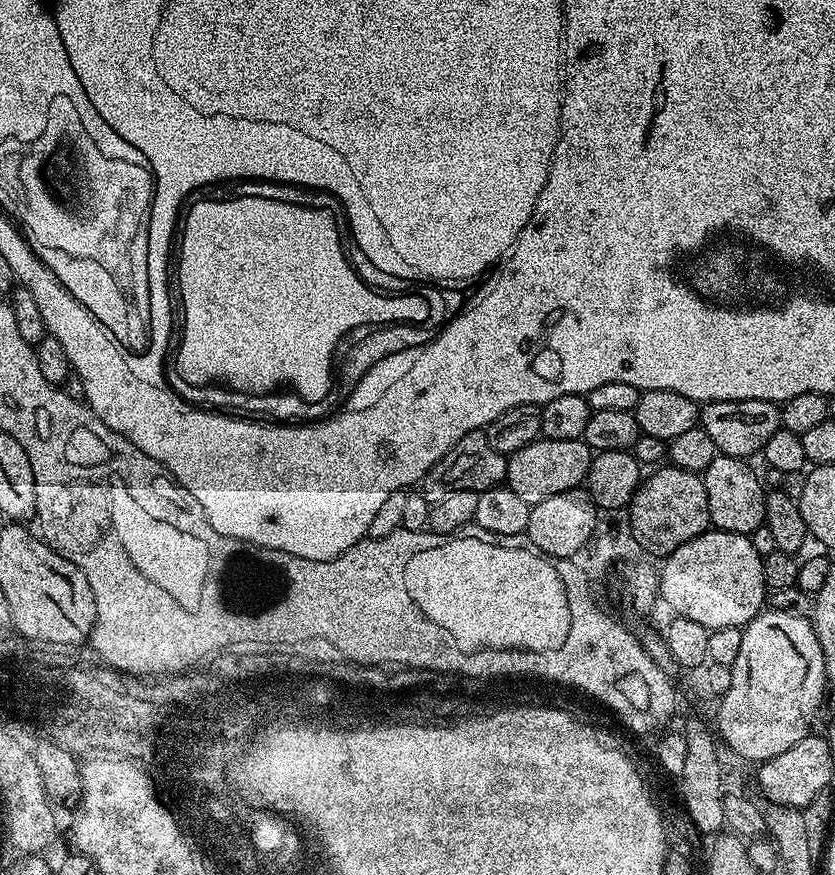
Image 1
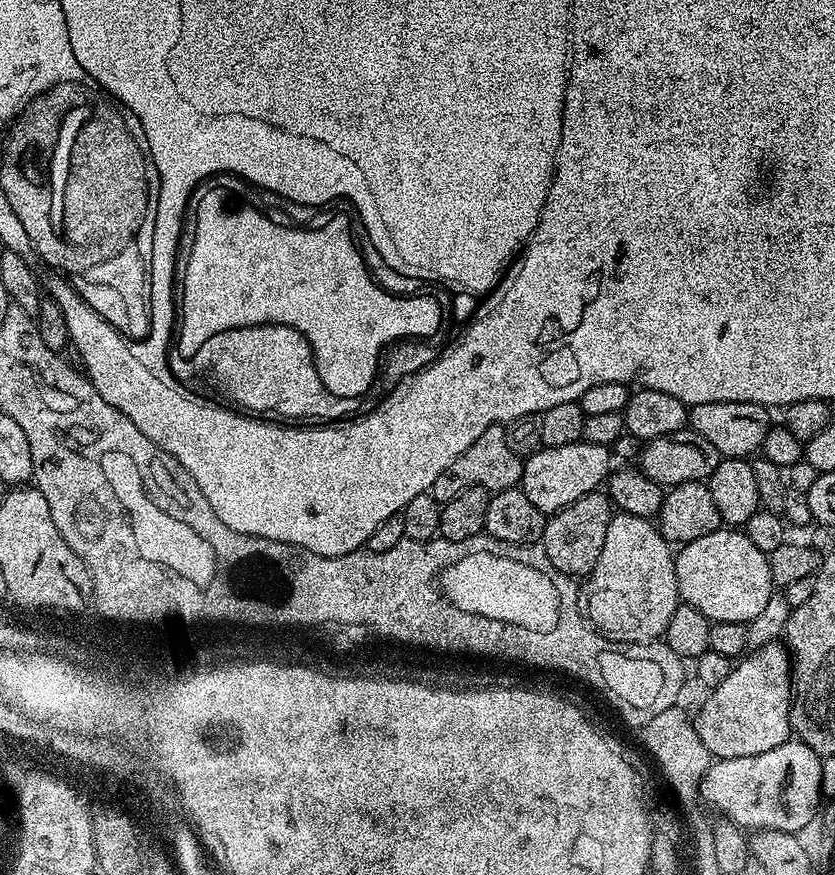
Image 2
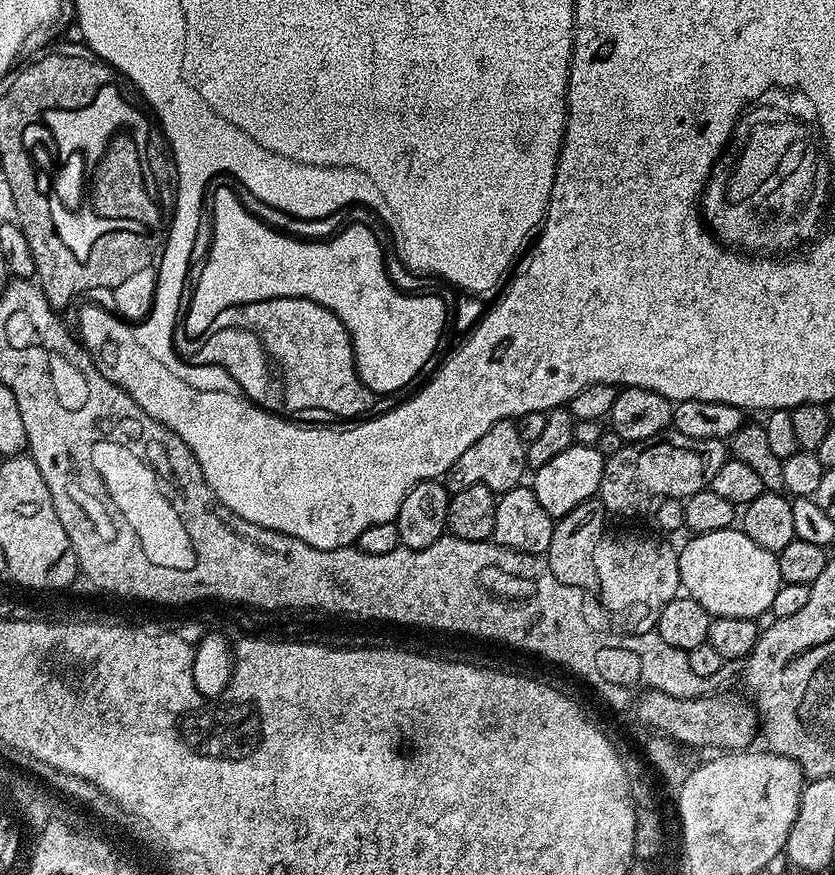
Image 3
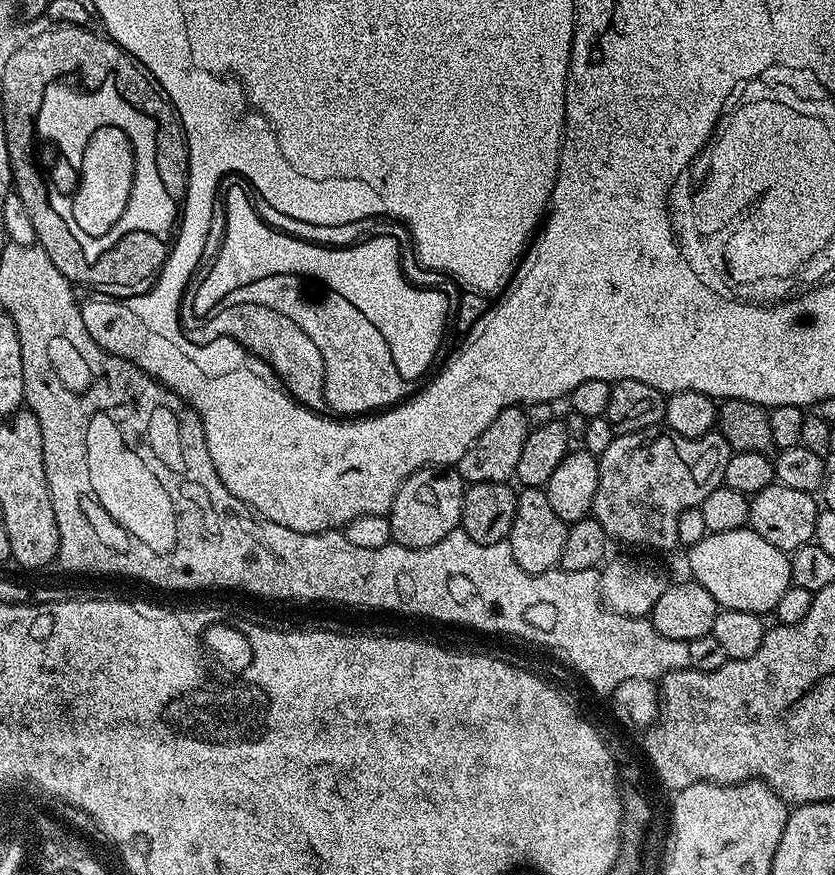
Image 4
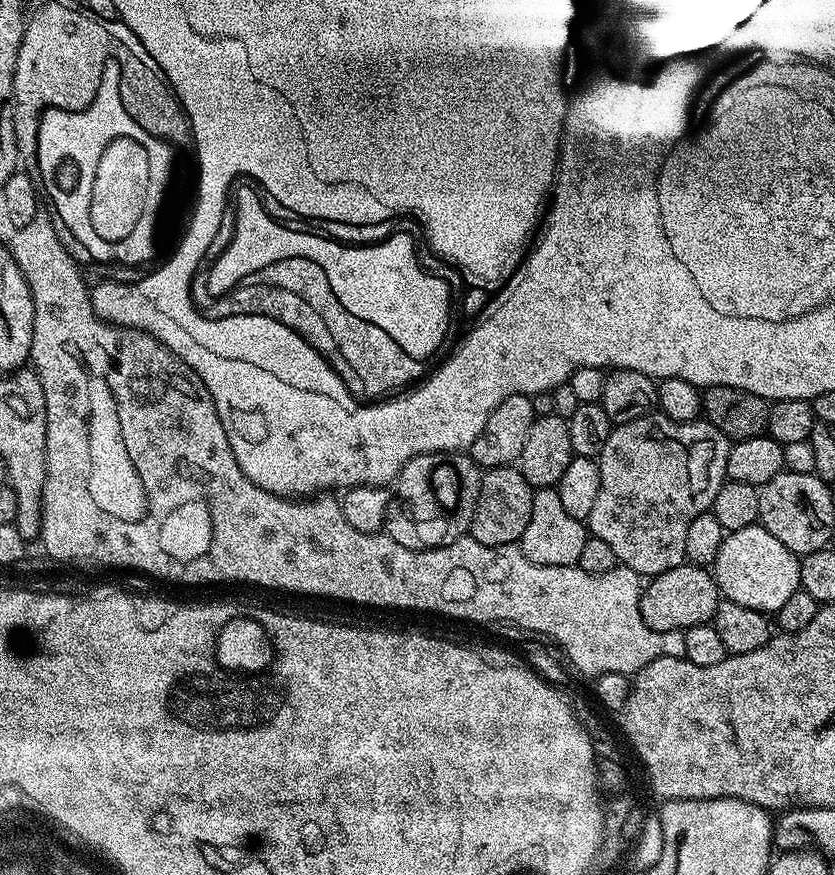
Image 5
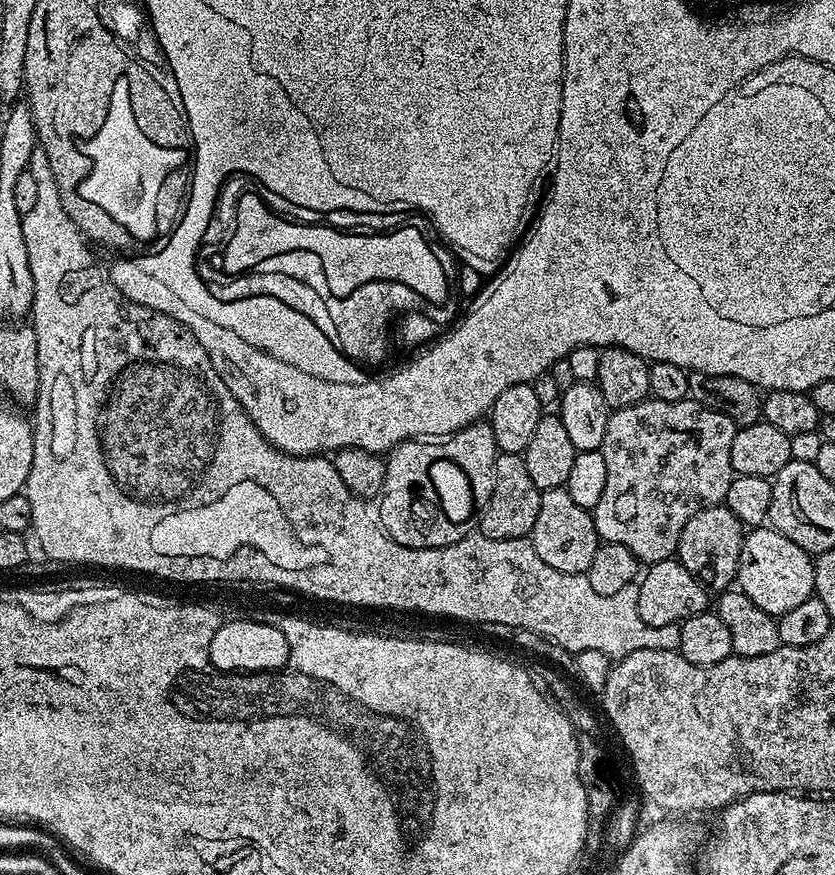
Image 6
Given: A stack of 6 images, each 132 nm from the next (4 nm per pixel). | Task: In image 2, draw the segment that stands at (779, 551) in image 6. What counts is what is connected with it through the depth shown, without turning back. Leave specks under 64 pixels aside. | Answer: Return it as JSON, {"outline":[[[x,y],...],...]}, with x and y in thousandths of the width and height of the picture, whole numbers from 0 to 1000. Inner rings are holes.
{"outline":[[[863,606],[829,617],[808,632],[808,642],[813,685],[818,689],[831,693],[831,697],[840,699],[850,711],[896,713],[916,696],[917,688],[922,687],[927,678],[917,632],[908,629],[908,624],[903,624],[903,619],[898,619],[898,615],[893,615],[886,606]]]}

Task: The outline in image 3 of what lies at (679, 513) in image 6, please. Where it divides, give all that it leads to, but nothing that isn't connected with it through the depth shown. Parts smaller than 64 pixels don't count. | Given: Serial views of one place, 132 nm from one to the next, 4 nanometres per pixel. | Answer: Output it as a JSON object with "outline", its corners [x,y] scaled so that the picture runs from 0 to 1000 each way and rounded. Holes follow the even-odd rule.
{"outline":[[[808,491],[789,494],[783,496],[783,501],[758,503],[749,506],[740,519],[725,525],[716,570],[725,586],[762,590],[776,579],[777,584],[789,573],[819,571],[844,561],[868,525],[868,504],[822,501],[822,496]]]}

